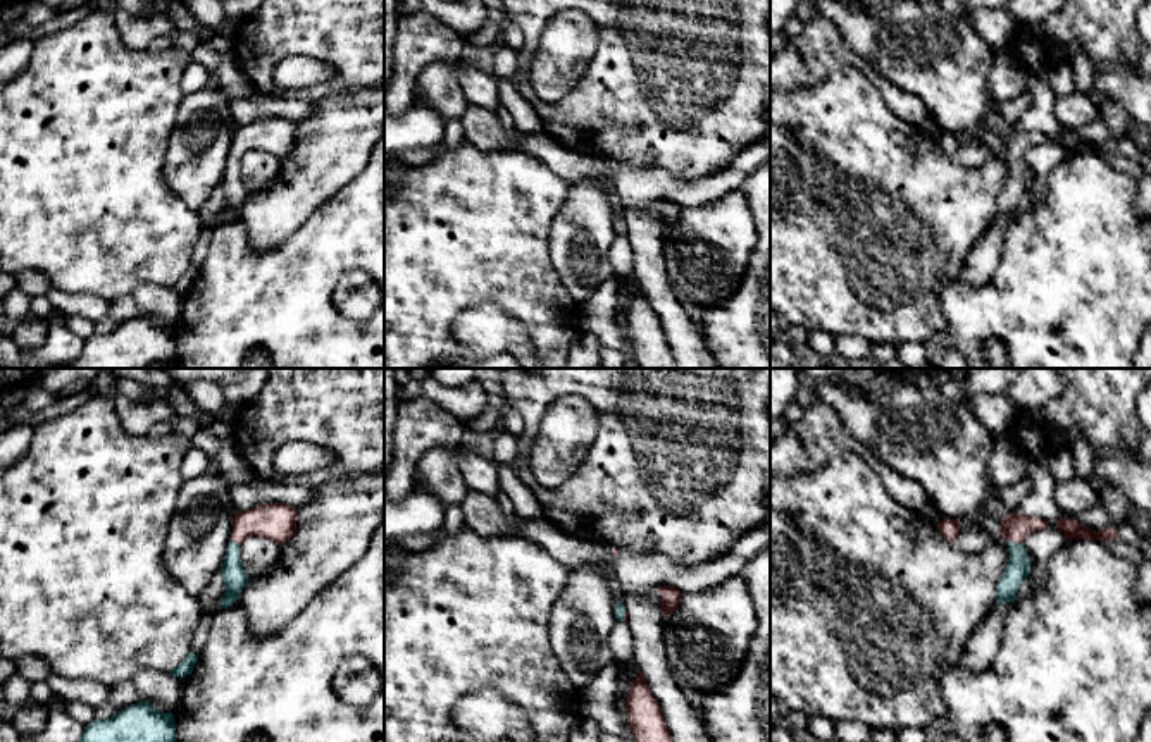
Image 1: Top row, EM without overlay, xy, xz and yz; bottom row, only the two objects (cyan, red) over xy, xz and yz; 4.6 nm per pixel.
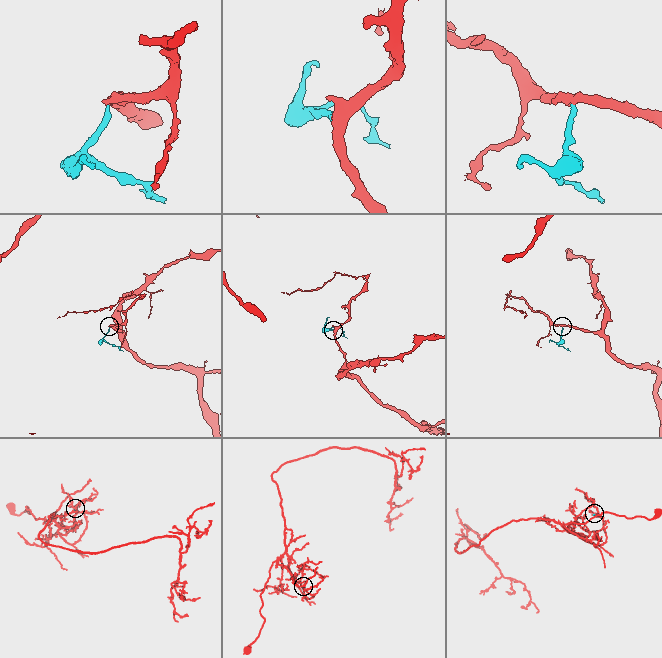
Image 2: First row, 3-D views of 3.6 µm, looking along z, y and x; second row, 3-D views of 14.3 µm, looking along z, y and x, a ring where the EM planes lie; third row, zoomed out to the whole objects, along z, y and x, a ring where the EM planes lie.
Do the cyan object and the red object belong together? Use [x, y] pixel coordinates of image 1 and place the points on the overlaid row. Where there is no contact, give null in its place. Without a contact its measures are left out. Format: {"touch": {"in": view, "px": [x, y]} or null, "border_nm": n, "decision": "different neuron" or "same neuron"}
{"touch": {"in": "yz", "px": [1015, 543]}, "border_nm": 70, "decision": "same neuron"}

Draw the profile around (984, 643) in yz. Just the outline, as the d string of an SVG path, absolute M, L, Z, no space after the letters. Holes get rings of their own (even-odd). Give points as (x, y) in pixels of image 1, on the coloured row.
M1015 601L994 606L987 618L970 635L958 665L970 671L987 670L992 663L1005 632L1005 621Z

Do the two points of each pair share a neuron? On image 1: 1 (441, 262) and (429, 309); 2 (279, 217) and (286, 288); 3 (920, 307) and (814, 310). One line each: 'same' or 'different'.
1: same
2: different
3: same

